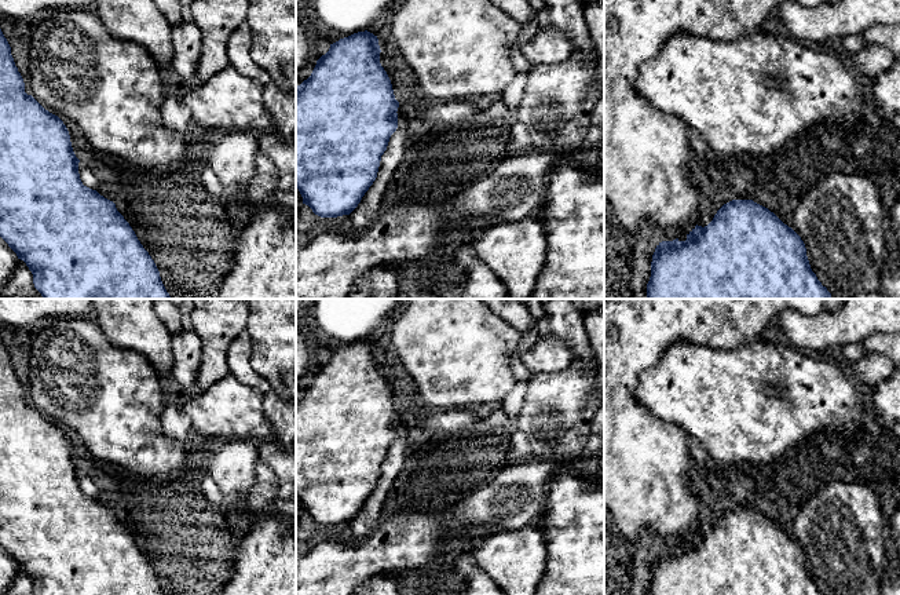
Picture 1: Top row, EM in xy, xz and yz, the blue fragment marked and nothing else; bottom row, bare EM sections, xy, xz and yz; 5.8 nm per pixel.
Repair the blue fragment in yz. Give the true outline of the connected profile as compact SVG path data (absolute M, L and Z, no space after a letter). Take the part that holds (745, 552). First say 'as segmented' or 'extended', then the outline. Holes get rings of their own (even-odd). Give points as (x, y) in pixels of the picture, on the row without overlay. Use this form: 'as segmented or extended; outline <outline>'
as segmented; outline M732 508L724 512L717 519L713 529L707 534L702 536L696 533L687 543L685 550L680 550L678 547L676 547L673 550L662 550L656 554L651 570L651 585L647 595L823 595L823 594L811 577L804 550L791 536L784 533L768 516L754 511L753 508Z

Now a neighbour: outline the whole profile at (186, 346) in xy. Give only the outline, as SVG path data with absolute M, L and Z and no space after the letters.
M194 329L184 331L172 337L172 383L183 394L193 390L201 362L201 339Z

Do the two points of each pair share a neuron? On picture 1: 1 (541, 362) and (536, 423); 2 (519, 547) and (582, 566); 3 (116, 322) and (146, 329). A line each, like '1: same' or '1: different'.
1: different
2: different
3: same

